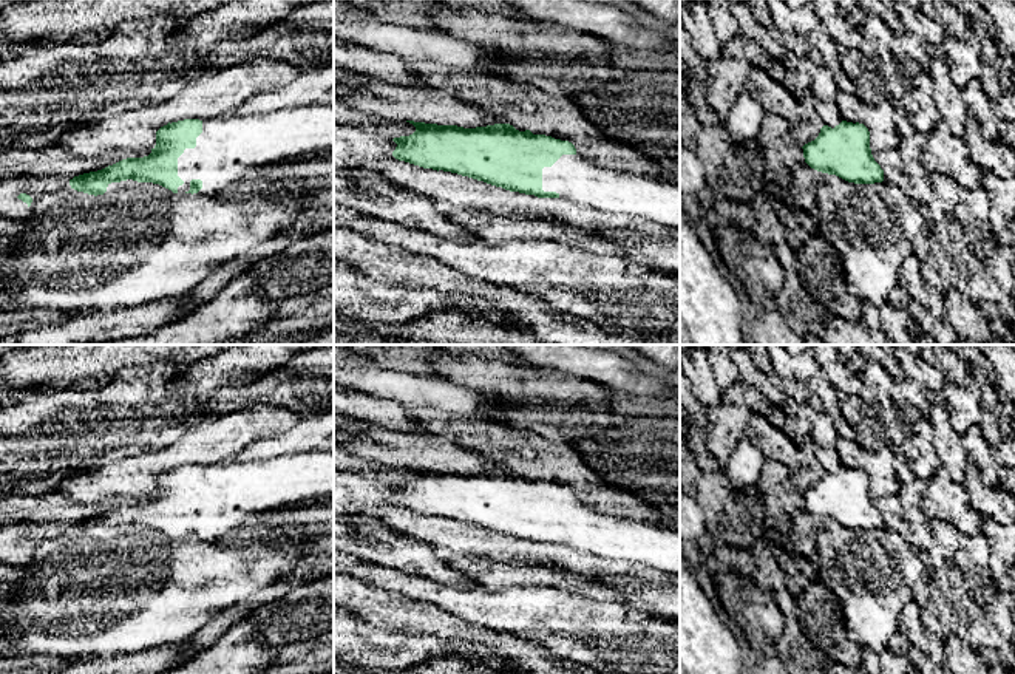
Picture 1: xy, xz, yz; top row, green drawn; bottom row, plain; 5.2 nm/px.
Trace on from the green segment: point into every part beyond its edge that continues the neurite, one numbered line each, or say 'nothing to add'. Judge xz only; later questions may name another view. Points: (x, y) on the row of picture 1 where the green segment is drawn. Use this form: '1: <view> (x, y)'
1: xz (577, 178)

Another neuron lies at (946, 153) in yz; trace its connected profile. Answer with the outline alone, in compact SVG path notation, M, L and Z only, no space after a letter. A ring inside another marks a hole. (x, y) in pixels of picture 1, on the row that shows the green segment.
M942 119L927 134L921 164L925 172L949 176L962 189L981 189L983 170L972 159L964 138L953 134Z

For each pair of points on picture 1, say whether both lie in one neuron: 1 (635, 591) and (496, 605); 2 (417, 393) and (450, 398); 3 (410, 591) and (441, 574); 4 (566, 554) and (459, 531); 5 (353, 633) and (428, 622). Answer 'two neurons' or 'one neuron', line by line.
1: two neurons
2: one neuron
3: two neurons
4: one neuron
5: two neurons

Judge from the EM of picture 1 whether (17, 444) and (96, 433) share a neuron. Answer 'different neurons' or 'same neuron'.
same neuron

